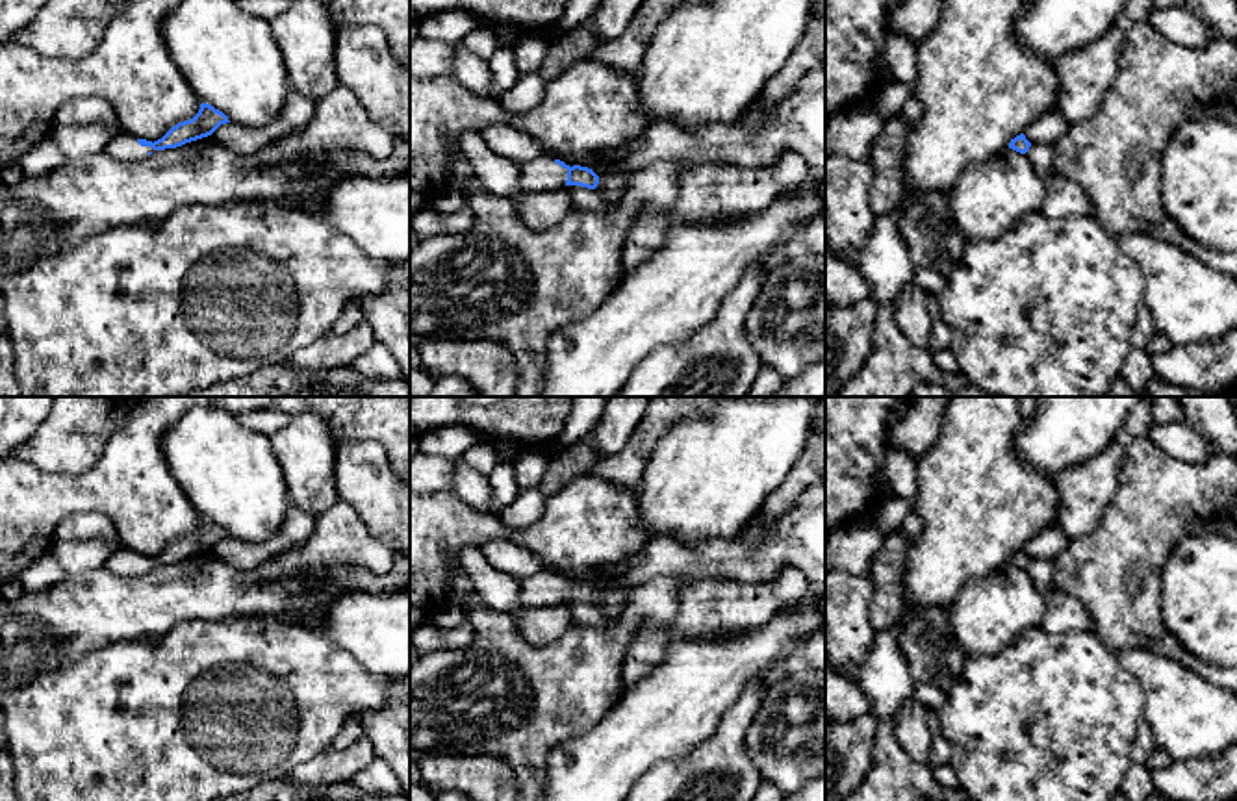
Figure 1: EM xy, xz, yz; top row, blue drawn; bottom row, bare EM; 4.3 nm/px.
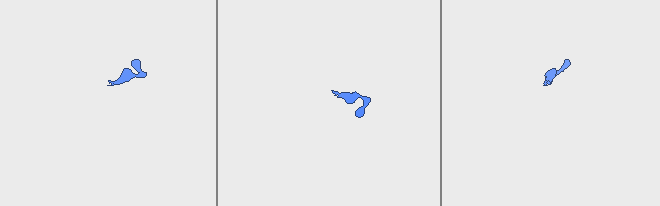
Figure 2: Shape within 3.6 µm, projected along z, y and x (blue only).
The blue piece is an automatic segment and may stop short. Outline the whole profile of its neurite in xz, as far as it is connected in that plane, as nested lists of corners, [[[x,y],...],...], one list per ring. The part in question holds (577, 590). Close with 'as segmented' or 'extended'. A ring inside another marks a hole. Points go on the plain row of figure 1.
[[[540,571],[530,578],[521,580],[523,608],[553,606],[564,601],[595,604],[597,599],[599,591],[592,584],[580,580],[569,582],[560,575],[551,575],[547,571]]]; extended

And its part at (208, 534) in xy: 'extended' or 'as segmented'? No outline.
extended

